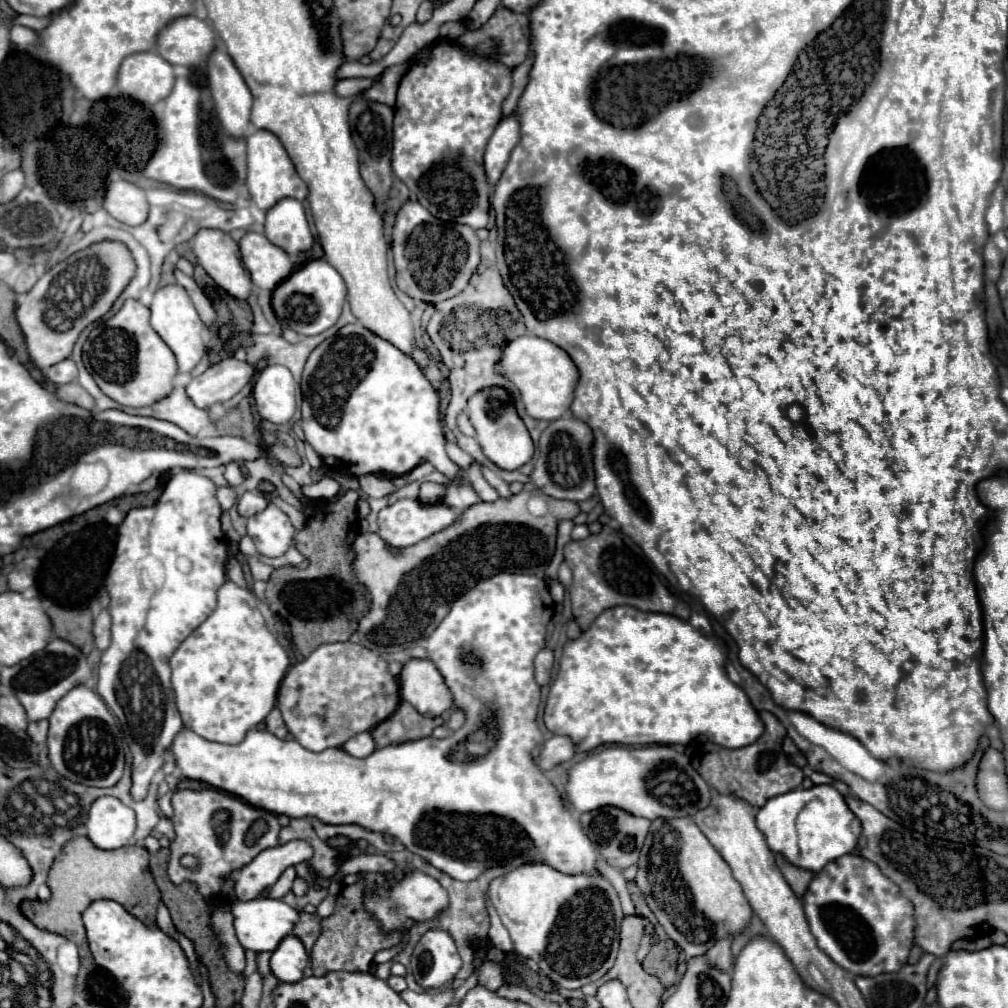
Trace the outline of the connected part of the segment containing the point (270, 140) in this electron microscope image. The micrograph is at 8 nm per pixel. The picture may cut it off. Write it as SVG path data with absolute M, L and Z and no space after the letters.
M258 130L258 132L250 134L246 138L246 146L248 146L248 178L246 178L246 186L250 190L252 202L260 210L268 210L270 206L274 206L282 198L304 200L308 196L308 186L298 176L298 172L296 172L290 156L286 154L282 142L272 132Z

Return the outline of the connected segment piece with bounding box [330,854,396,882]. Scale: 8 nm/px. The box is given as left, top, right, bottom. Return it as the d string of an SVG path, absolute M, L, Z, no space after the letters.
M360 854L360 856L352 856L348 860L344 860L344 864L338 868L338 872L330 878L334 882L344 882L344 878L348 874L378 874L384 870L392 870L396 868L396 862L386 858L386 856L378 856L378 854Z

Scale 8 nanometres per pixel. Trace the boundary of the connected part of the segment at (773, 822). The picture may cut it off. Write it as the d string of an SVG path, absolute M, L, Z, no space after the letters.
M820 784L820 786L812 786L808 790L804 788L798 788L798 790L792 790L792 792L786 792L786 794L780 794L780 796L774 796L770 798L756 814L756 822L758 822L758 828L762 830L762 834L766 836L766 842L768 846L782 854L788 862L792 862L794 866L798 868L806 868L806 870L812 870L812 872L818 872L822 870L828 862L832 862L834 858L840 858L844 854L850 854L856 844L858 844L858 838L862 834L862 826L858 822L858 818L854 816L854 812L846 806L846 800L844 796L832 786L832 784Z

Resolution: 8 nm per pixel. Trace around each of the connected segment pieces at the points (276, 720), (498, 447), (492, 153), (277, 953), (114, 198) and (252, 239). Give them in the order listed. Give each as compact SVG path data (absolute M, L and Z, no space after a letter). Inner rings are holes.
M274 708L268 716L266 716L266 728L278 736L278 738L286 738L288 736L288 730L286 730L286 724L282 722L282 714L278 708Z
M490 386L474 394L468 400L468 416L476 430L476 440L482 446L484 456L490 458L496 466L504 470L518 470L522 464L530 462L530 458L534 456L534 442L528 434L528 428L516 412L512 394L506 388Z
M512 112L498 124L484 154L484 168L486 168L490 186L494 186L500 180L508 164L510 152L514 150L518 142L520 142L520 122L518 122L516 112Z
M286 936L272 952L270 968L280 982L298 982L304 976L308 954L296 936Z
M110 182L102 204L116 220L128 226L140 226L148 218L146 192L132 182Z
M248 232L238 246L242 252L242 262L248 268L256 288L274 290L274 286L286 280L296 268L294 256L274 246L264 234Z

